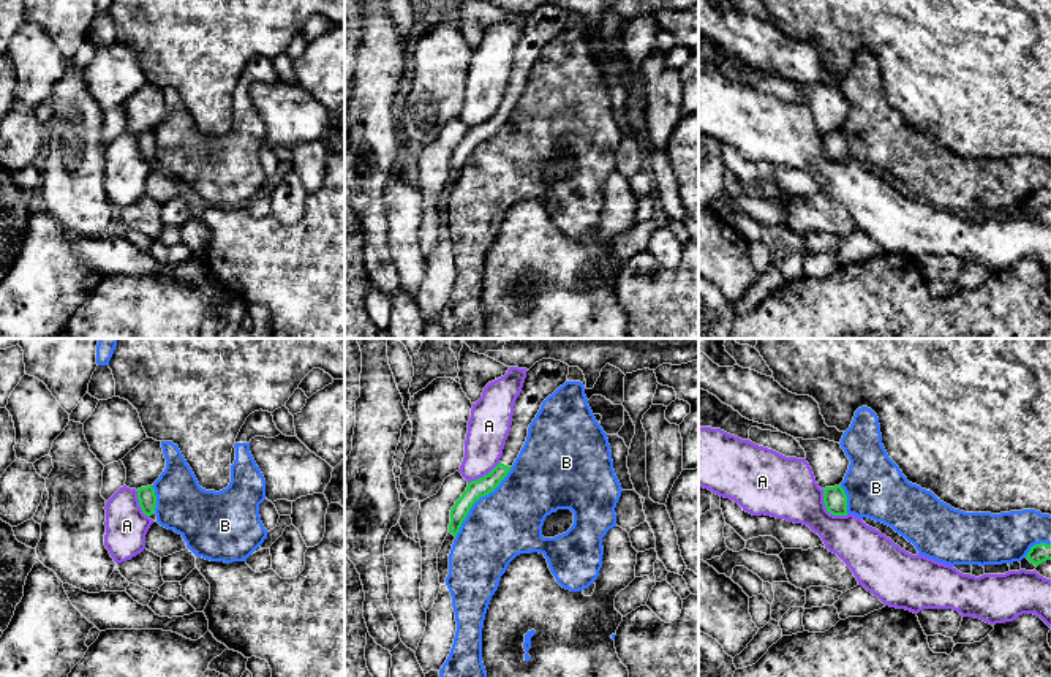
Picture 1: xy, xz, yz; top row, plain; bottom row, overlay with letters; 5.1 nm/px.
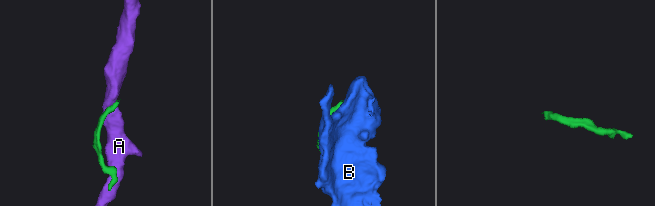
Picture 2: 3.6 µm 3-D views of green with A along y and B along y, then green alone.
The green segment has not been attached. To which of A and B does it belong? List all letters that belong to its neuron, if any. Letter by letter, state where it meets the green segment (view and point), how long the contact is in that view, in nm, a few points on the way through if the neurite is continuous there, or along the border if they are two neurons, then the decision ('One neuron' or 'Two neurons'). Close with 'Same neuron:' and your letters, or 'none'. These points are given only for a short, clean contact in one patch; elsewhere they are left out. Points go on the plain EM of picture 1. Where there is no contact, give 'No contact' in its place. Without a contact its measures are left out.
A: Touches green at yz (827, 155). Shared border 190 nm. Boundary: yz (822, 135), (824, 152), (833, 160), (846, 162). Two neurons
B: Touches green at xz (478, 144). Shared border 460 nm. Two neurons
Same neuron: none

